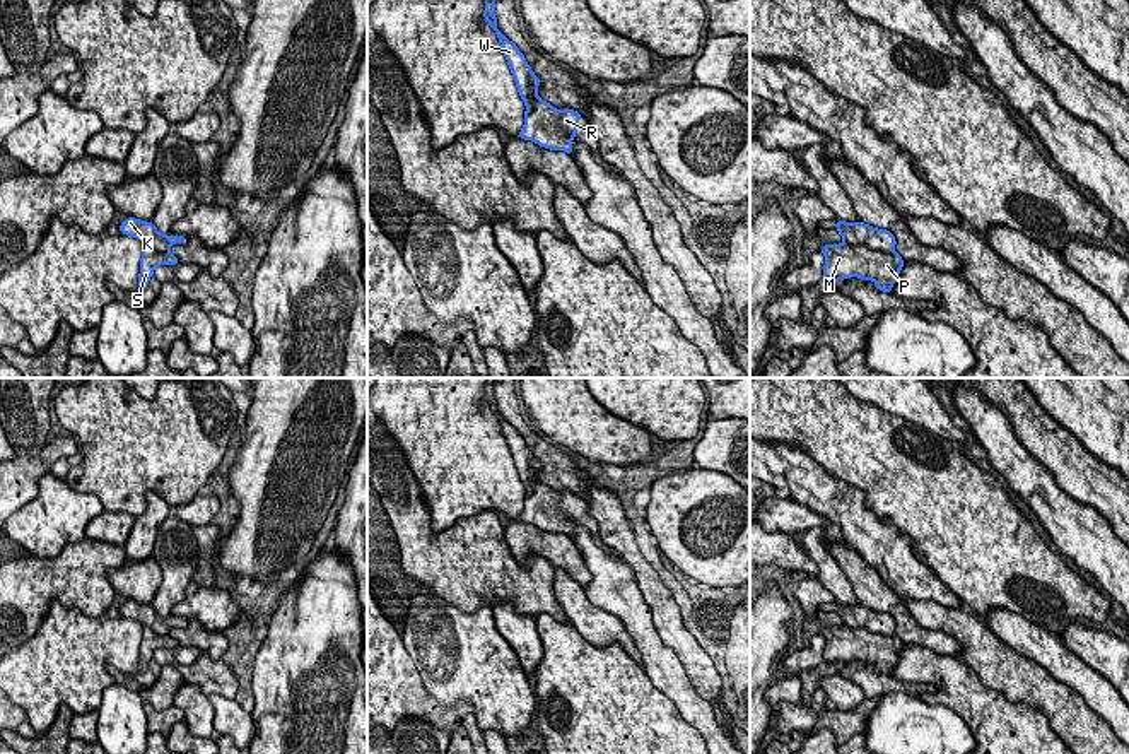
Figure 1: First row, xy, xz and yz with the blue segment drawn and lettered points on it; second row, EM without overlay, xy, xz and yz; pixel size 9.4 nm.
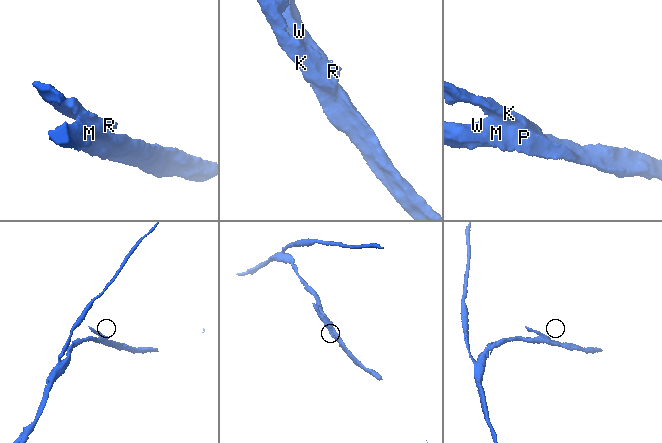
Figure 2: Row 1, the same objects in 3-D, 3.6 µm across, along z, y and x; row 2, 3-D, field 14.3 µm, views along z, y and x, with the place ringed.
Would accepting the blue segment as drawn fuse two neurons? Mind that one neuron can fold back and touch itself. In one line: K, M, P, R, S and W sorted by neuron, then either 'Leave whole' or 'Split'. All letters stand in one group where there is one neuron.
Groups: K R / M P S W. Split

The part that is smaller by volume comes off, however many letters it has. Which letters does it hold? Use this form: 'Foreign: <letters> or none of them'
Foreign: K, R

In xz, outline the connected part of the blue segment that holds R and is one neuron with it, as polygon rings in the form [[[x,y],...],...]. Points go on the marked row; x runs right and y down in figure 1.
[[[533,99],[533,109],[524,113],[524,127],[518,133],[523,140],[533,140],[540,147],[565,150],[572,156],[572,138],[579,128],[582,115],[565,109],[555,109],[550,103]]]

